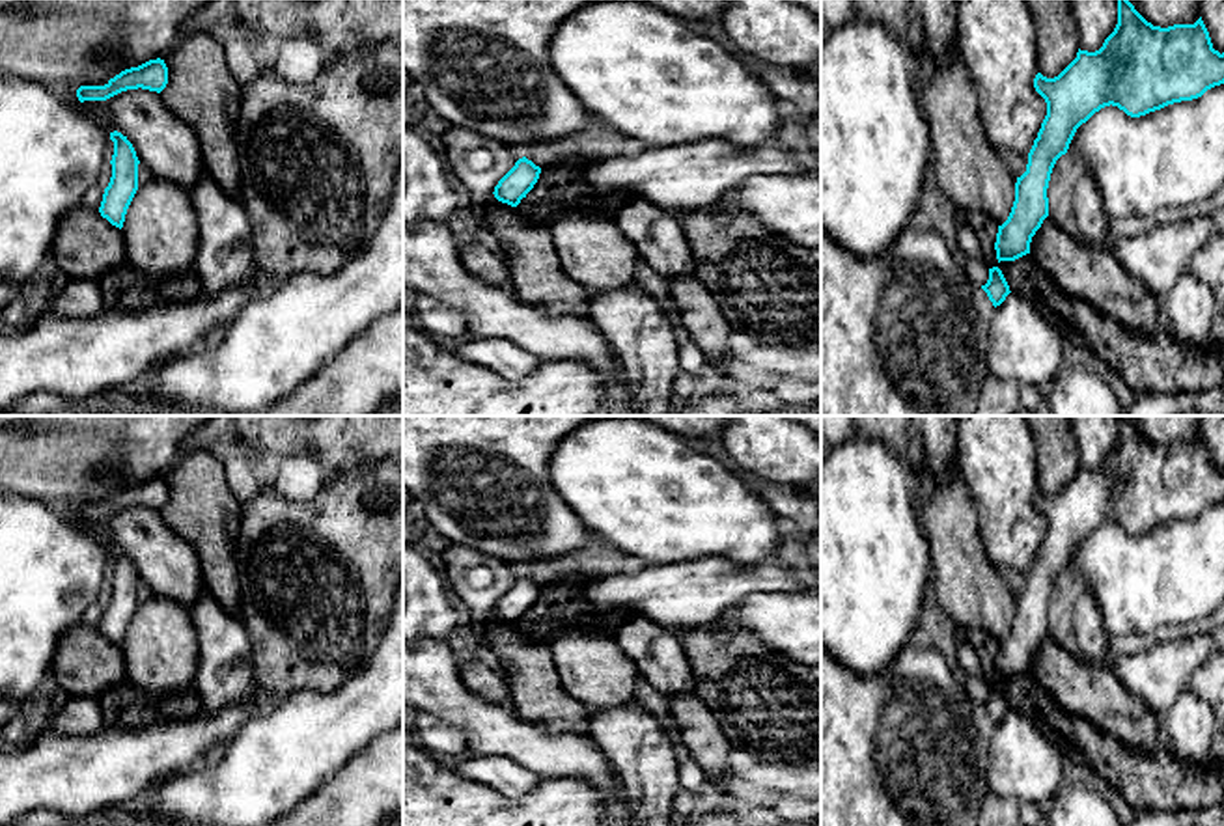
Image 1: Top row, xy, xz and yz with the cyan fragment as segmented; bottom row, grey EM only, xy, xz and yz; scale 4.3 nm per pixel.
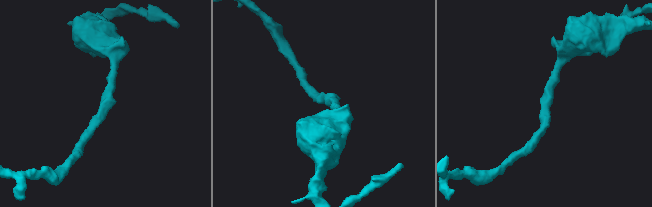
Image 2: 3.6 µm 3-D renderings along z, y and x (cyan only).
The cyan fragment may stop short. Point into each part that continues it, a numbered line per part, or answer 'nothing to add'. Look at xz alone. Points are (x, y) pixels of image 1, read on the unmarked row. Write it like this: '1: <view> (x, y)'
nothing to add

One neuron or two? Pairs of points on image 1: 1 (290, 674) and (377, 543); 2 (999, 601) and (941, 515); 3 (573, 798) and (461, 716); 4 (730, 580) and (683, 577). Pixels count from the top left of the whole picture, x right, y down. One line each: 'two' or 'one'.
1: one
2: one
3: two
4: one

